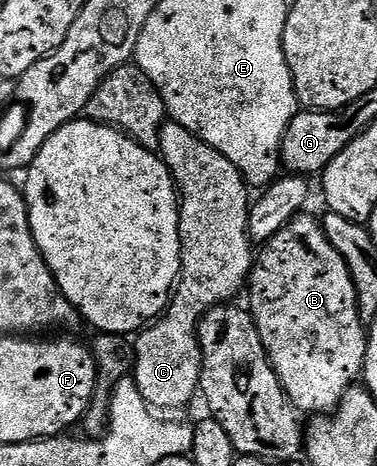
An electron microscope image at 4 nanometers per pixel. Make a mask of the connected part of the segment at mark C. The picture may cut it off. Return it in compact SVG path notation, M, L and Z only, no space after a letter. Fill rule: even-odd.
M167 120L158 130L157 152L162 162L168 167L170 174L174 176L174 184L180 194L178 230L182 244L182 270L165 313L141 330L133 342L132 376L140 395L144 395L147 403L155 410L166 411L162 409L184 408L199 392L202 379L202 348L198 342L200 319L214 305L233 302L234 296L241 289L243 292L250 276L250 269L254 265L256 253L252 248L248 231L252 193L242 177L242 172L228 159L224 159L220 151L208 147L208 143L192 135L192 131L180 127L180 123L172 120Z

